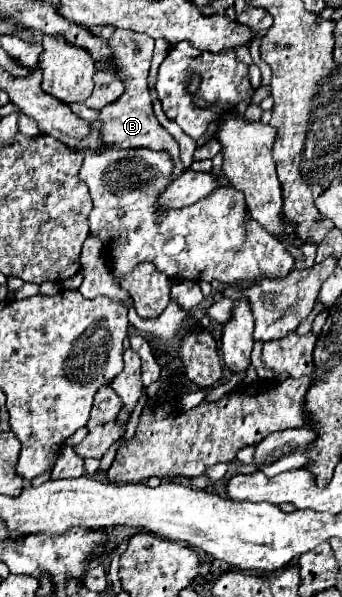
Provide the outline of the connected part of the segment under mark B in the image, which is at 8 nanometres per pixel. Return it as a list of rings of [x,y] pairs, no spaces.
[[[116,29],[114,35],[108,39],[108,43],[112,45],[114,51],[114,59],[112,59],[112,67],[110,69],[116,77],[120,77],[126,85],[124,95],[112,103],[106,105],[100,111],[100,121],[102,121],[102,141],[106,145],[118,145],[120,149],[134,149],[134,147],[148,147],[152,151],[164,151],[172,157],[172,179],[180,177],[186,167],[180,161],[180,149],[178,143],[174,141],[174,137],[158,123],[154,111],[152,111],[152,99],[150,99],[150,91],[148,91],[148,71],[150,71],[150,61],[152,61],[152,53],[154,53],[154,41],[148,35],[142,33],[134,33],[128,29]]]

